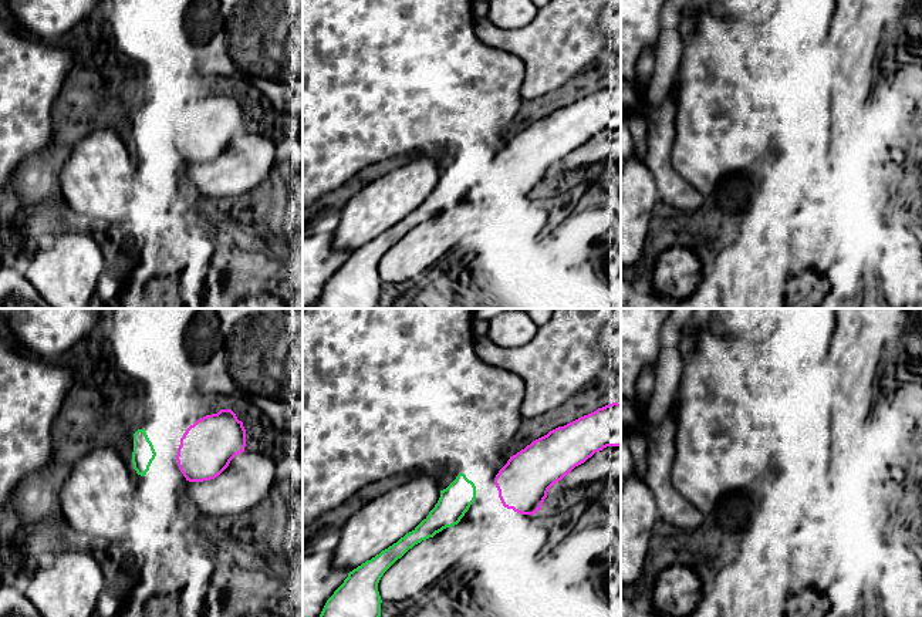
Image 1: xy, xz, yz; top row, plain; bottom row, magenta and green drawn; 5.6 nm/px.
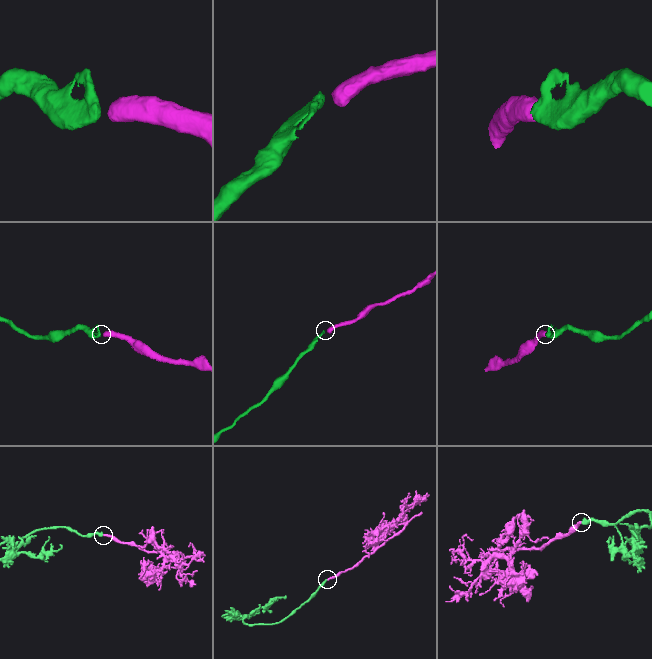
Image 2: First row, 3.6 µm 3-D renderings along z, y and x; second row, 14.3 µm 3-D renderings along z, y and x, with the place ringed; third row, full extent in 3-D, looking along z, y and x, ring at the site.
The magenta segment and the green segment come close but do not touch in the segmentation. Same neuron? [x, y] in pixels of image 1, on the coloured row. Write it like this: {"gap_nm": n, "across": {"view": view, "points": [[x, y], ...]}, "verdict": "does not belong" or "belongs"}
{"gap_nm": 110, "across": {"view": "xz", "points": [[495, 484], [475, 486]]}, "verdict": "belongs"}

